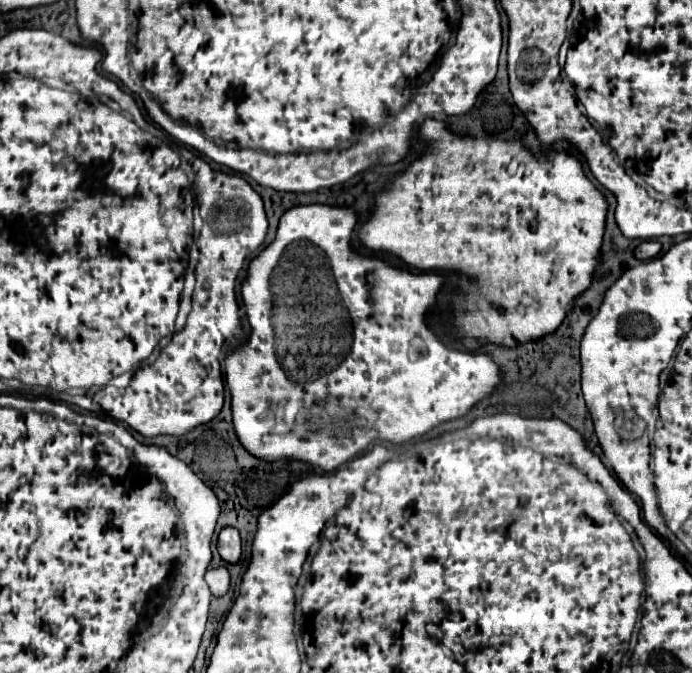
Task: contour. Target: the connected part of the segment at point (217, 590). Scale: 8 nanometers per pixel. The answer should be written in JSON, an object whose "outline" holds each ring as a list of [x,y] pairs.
{"outline":[[[215,567],[205,573],[205,581],[213,595],[223,595],[229,589],[229,571],[225,567]]]}

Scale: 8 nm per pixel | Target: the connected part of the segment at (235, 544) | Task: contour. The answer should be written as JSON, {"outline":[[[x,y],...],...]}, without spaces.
{"outline":[[[223,527],[219,531],[219,541],[217,541],[217,551],[227,563],[237,563],[241,557],[241,539],[237,529],[233,527]]]}

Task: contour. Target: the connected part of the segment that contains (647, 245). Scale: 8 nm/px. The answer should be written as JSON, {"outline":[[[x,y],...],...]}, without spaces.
{"outline":[[[643,241],[637,249],[635,249],[635,257],[645,261],[645,259],[653,259],[657,257],[661,251],[661,243],[659,241]]]}

